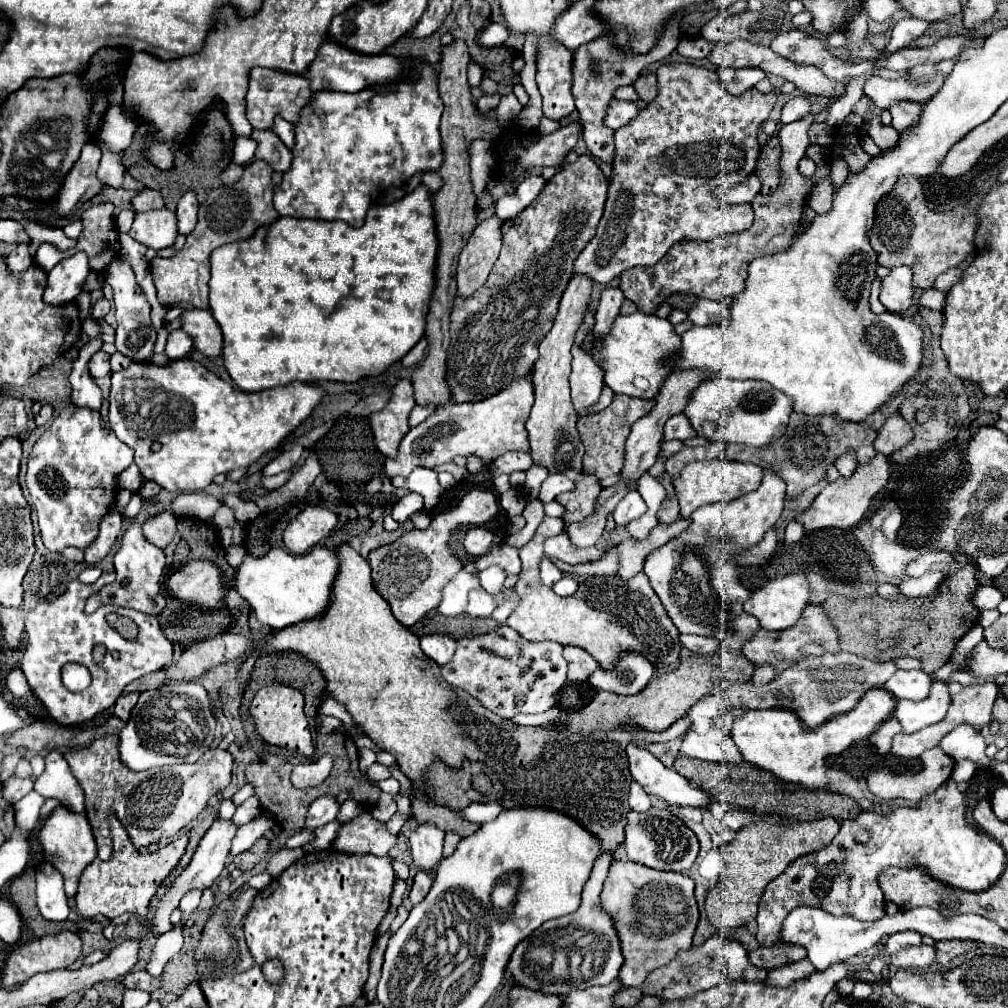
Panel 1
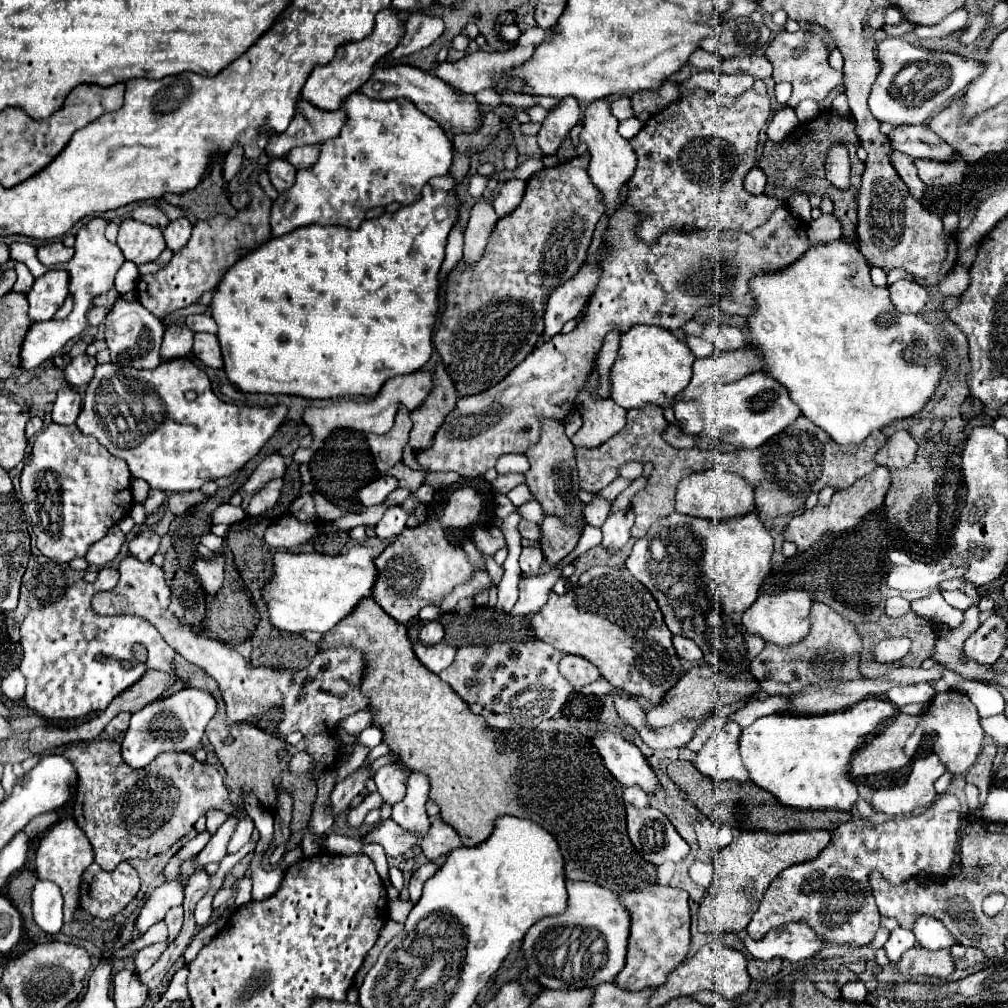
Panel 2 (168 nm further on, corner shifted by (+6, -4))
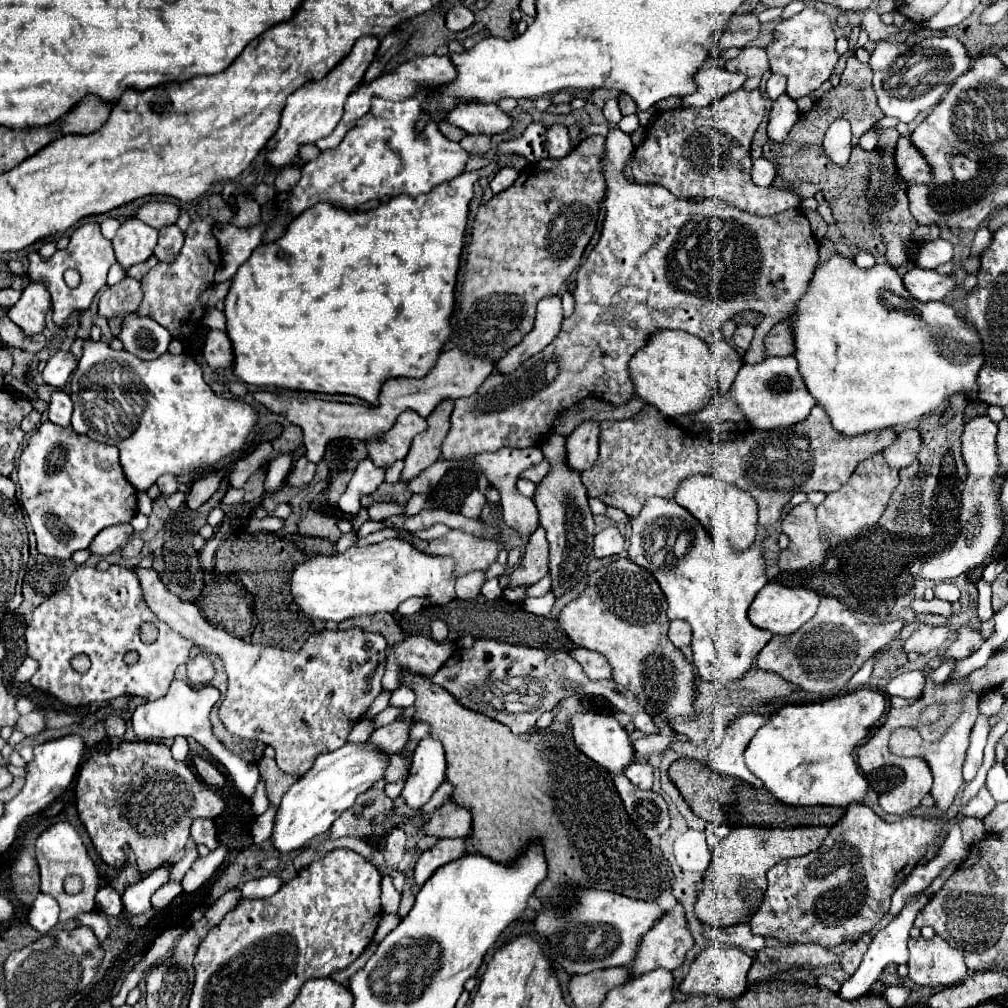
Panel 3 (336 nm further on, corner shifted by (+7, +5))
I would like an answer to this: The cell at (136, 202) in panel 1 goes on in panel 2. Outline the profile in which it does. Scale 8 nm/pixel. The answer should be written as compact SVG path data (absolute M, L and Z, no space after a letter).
M137 205L133 209L133 219L153 225L153 227L161 227L161 229L165 229L171 223L167 215L159 207L153 207L153 205Z

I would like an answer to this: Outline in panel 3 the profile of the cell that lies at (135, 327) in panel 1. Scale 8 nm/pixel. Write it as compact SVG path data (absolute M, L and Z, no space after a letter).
M128 312L122 316L122 326L118 340L122 340L124 350L142 360L152 360L162 356L168 350L172 340L170 332L160 326L150 316L140 316L136 312Z

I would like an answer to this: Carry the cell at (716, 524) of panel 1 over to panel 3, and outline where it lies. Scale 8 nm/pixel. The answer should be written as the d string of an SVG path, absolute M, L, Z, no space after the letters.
M650 498L644 504L640 516L632 520L628 560L646 568L656 578L656 582L660 584L660 588L668 600L668 618L684 620L692 626L694 664L696 664L696 672L702 678L706 678L710 682L720 682L720 684L728 684L728 682L740 678L754 664L756 654L772 638L770 632L752 626L746 616L754 596L768 582L766 580L764 548L760 544L752 544L750 548L746 548L742 552L738 552L730 546L724 552L718 552L714 548L714 540L706 532L706 528L686 508L676 504L676 500Z

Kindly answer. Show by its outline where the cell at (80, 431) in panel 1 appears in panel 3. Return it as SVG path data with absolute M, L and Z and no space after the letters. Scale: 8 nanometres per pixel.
M50 420L42 422L32 434L28 446L24 448L18 464L18 482L22 488L20 502L30 518L30 526L36 534L38 552L56 558L70 558L72 552L88 548L94 536L114 524L130 522L136 514L136 488L126 480L120 466L118 448L90 440L84 434L76 434L72 426L58 426Z

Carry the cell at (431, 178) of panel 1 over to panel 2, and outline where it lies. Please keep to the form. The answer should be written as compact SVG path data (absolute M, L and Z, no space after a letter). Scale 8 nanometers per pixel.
M449 175L435 177L435 179L431 179L429 183L431 183L431 187L433 187L433 189L443 189L443 191L453 191L453 189L457 187L455 179L453 179L453 177L449 177Z

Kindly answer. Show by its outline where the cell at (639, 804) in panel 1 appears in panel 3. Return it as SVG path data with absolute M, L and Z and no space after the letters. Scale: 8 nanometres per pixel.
M634 762L634 764L630 764L630 766L626 768L624 774L626 774L626 778L628 778L636 788L640 788L640 790L650 790L650 788L652 788L652 780L654 780L652 772L654 772L654 768L652 768L650 764Z

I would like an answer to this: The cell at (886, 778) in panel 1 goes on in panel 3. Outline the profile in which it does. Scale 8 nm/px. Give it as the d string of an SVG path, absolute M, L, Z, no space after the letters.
M908 758L908 774L902 784L880 794L880 806L888 814L906 814L916 808L932 788L930 766L922 758Z

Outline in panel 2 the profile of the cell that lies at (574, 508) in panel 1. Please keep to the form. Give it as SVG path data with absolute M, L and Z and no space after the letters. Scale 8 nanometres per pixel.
M545 517L541 523L541 549L549 565L559 565L577 545L581 529L567 529L567 525L557 517Z

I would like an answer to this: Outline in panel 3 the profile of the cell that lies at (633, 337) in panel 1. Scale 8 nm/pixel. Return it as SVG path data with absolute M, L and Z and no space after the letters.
M656 330L646 338L646 344L632 354L628 362L634 396L644 404L656 406L664 416L676 418L702 410L712 400L714 378L706 372L708 346L704 340L682 330Z

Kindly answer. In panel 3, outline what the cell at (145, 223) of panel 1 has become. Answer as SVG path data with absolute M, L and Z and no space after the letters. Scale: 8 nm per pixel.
M128 218L116 232L112 244L114 244L116 260L128 268L152 256L158 244L158 230L144 224L142 220Z

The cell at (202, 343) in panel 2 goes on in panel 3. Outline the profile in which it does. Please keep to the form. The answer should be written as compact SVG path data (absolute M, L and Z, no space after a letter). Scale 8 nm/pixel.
M210 330L202 348L202 356L212 368L228 368L234 362L234 354L226 332Z

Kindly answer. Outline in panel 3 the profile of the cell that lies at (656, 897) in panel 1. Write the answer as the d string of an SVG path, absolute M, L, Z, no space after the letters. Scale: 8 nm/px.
M678 902L676 908L668 910L640 940L638 948L636 948L636 958L630 964L630 976L640 976L646 974L650 970L656 968L664 968L664 970L674 970L684 962L686 952L694 946L694 938L690 936L690 930L684 928L684 910L682 904Z

